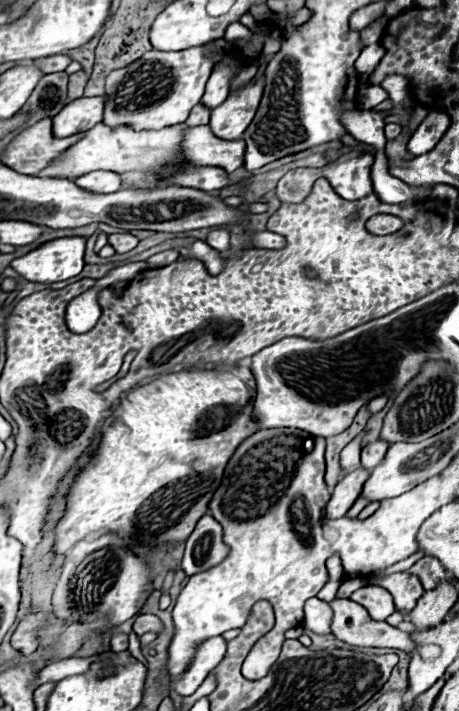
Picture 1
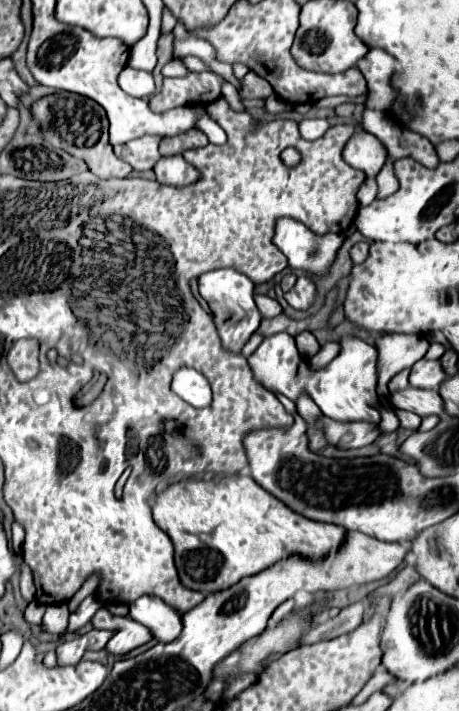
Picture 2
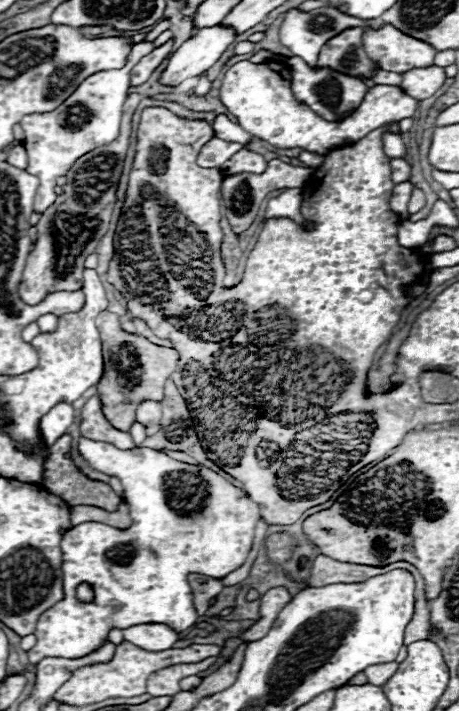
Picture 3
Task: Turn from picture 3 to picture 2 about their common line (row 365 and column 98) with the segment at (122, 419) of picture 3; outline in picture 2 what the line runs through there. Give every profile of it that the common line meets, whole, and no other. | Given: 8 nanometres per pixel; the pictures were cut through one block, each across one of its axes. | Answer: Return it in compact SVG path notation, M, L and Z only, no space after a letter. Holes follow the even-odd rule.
M56 92L38 100L30 110L32 116L42 124L42 136L46 140L46 146L62 148L72 156L84 160L88 164L88 170L98 178L132 176L134 170L126 162L118 160L116 154L112 152L112 146L108 142L108 118L104 114L104 108L100 108L100 104L84 96L76 96L72 92Z

